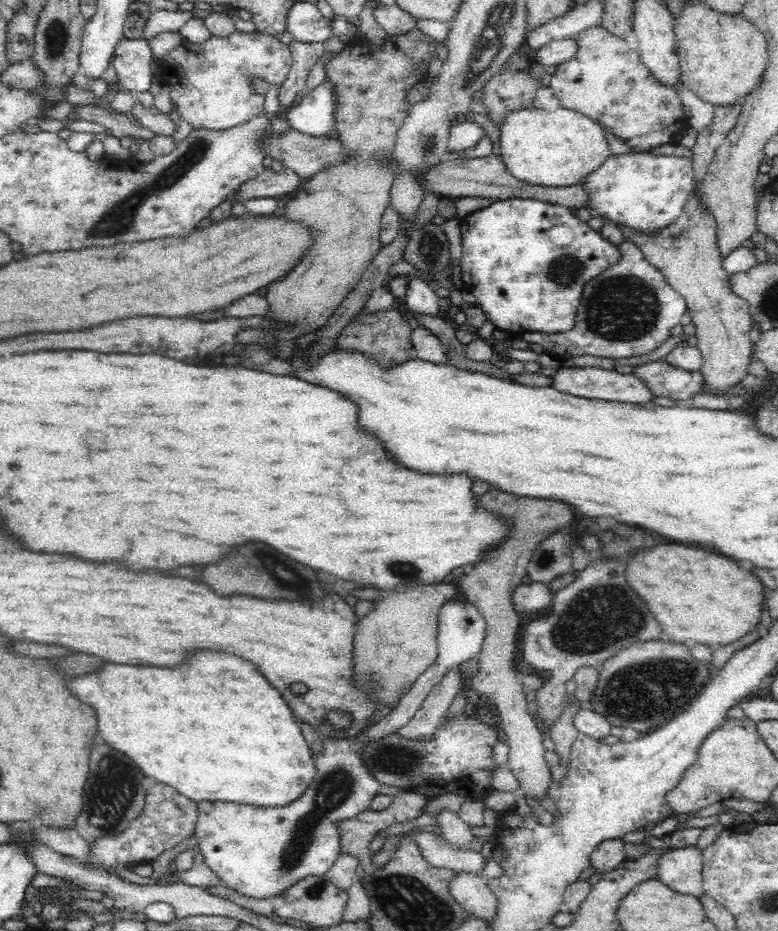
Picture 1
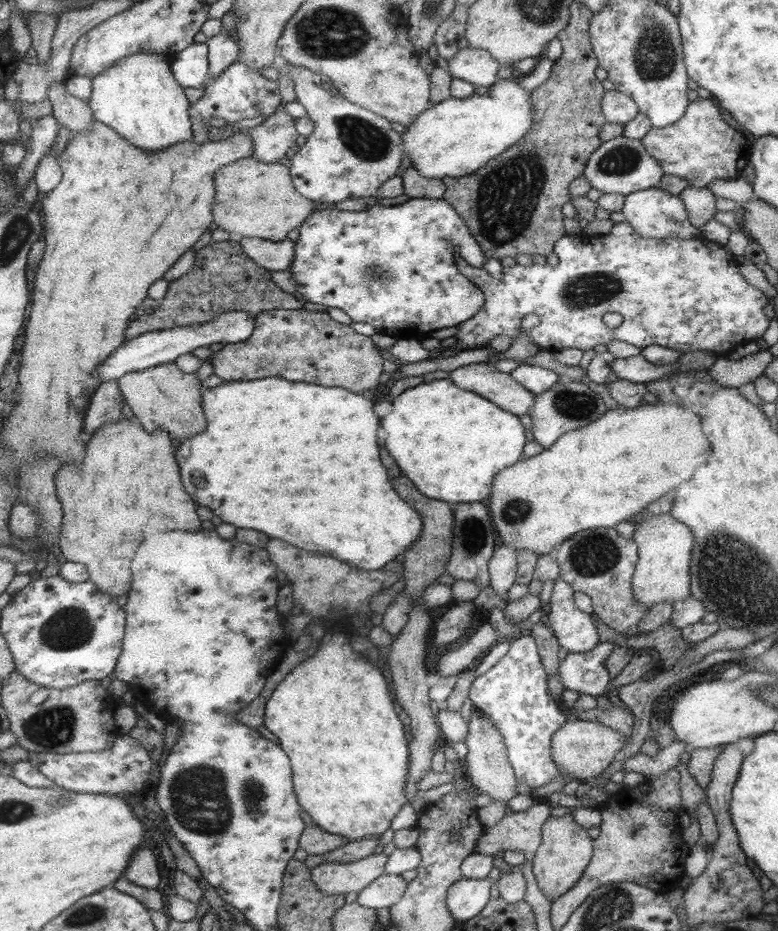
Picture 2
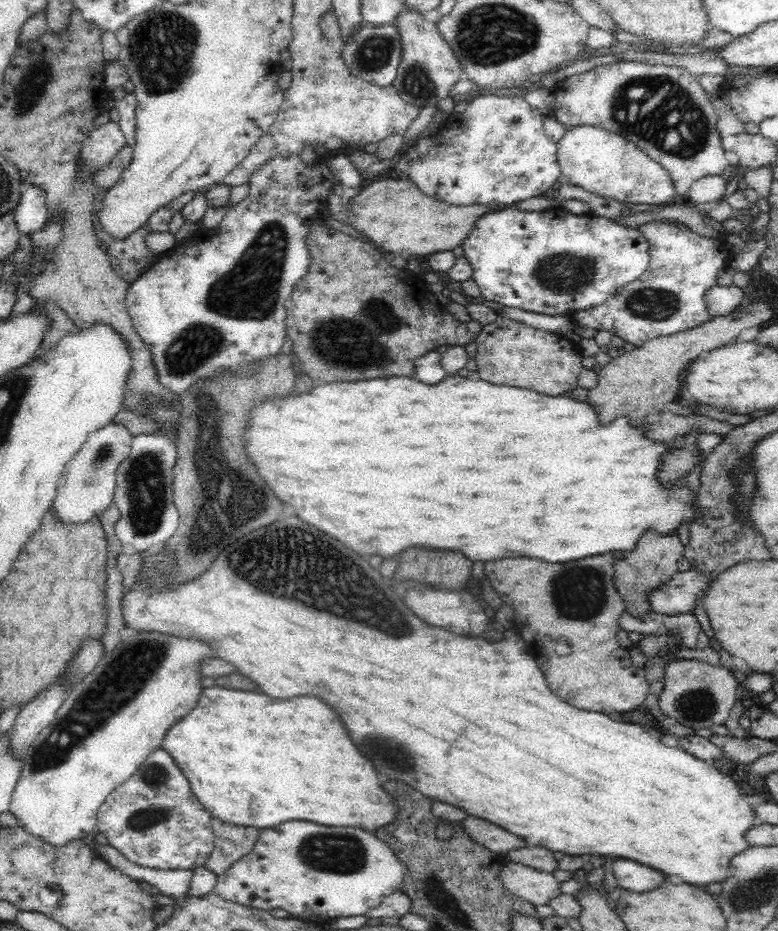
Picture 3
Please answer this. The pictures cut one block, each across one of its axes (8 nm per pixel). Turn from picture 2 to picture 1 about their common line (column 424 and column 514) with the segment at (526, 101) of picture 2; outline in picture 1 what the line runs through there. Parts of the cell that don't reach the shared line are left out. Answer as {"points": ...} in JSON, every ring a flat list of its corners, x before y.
{"points":[[533,107,504,117,500,129,500,154,512,177,542,186,572,186,588,177,610,155,605,130,595,120,567,110,546,111]]}

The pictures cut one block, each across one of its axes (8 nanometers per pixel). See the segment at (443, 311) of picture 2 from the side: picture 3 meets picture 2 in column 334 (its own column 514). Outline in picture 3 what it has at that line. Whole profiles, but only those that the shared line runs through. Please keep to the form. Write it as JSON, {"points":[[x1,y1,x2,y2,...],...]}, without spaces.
{"points":[[551,206,543,212,524,212,516,208,492,210,475,222,467,236,460,246,472,267,471,279,480,289,480,299,546,316,570,317,570,314,606,302,620,286,636,280,649,267,651,260,649,242,636,227,590,212,571,214,561,207]]}

